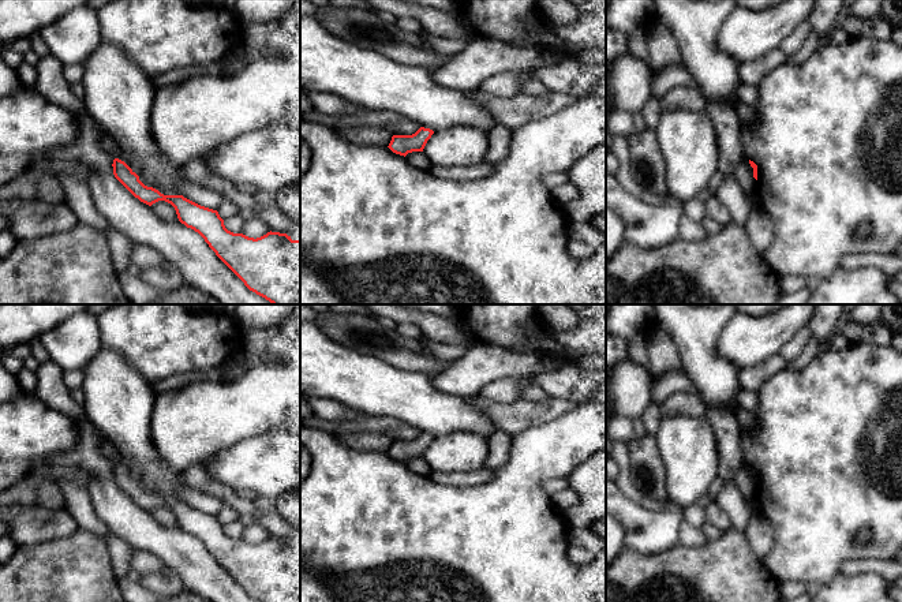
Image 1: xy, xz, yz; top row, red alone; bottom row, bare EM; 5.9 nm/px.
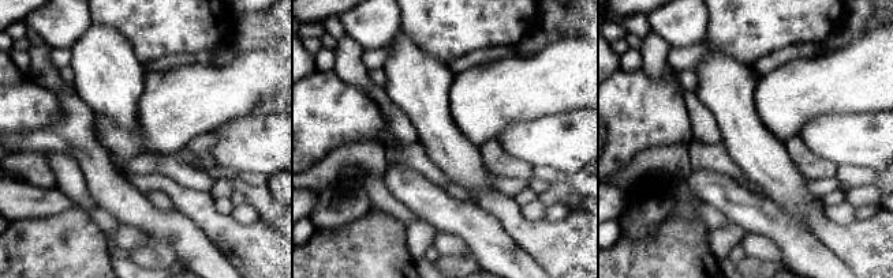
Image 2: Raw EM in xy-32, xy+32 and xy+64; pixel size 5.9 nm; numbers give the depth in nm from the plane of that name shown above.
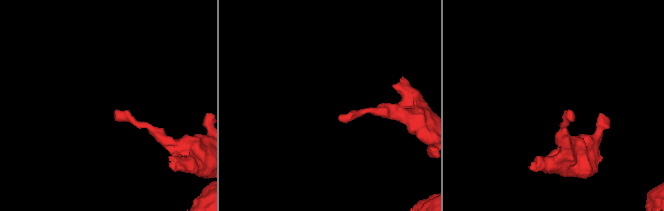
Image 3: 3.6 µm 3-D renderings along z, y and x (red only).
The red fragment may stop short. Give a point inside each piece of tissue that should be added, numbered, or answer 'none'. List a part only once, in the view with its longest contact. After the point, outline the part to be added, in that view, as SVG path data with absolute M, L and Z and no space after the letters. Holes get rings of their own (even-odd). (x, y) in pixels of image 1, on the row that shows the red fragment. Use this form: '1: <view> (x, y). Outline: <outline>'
none

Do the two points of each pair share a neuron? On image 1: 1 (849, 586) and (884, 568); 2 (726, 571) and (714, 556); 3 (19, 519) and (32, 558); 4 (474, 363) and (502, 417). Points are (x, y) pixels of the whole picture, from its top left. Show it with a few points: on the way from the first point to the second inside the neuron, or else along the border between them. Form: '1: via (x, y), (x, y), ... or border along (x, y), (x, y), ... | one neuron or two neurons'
1: border along (842, 574), (876, 572), (887, 582) | two neurons
2: via (722, 567), (717, 560) | one neuron
3: border along (59, 537), (18, 548) | two neurons
4: border along (478, 395), (466, 397) | two neurons

